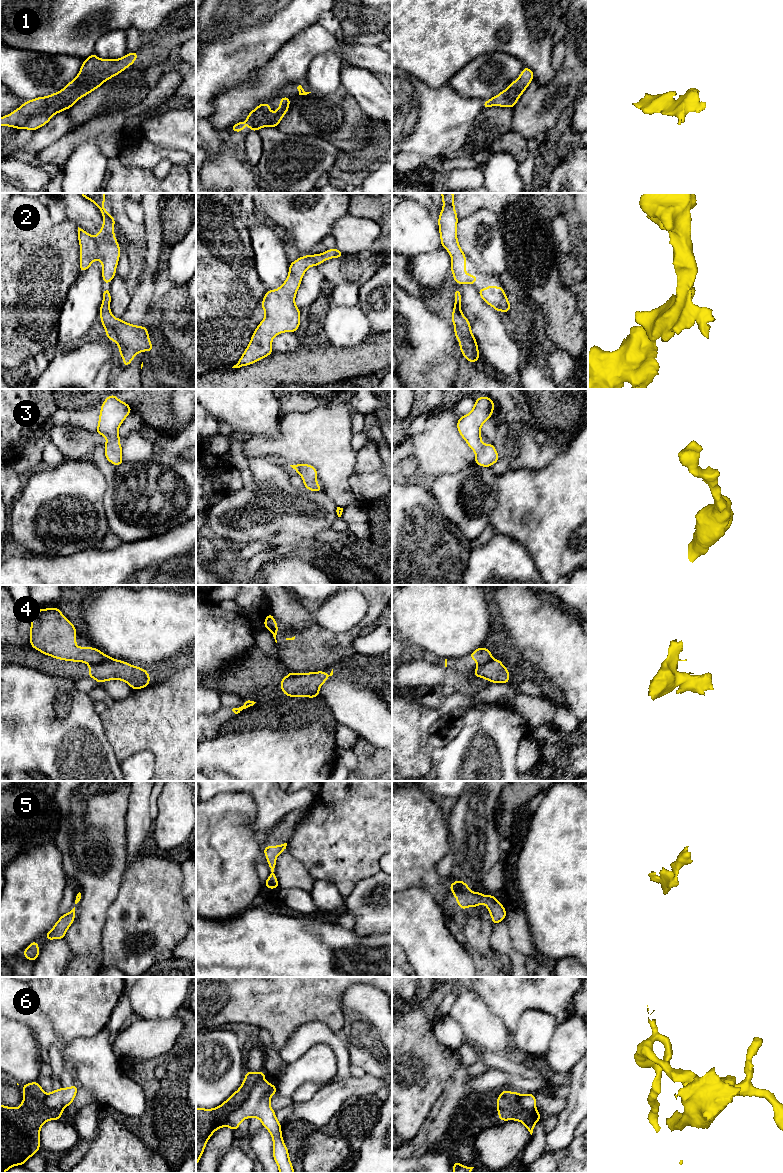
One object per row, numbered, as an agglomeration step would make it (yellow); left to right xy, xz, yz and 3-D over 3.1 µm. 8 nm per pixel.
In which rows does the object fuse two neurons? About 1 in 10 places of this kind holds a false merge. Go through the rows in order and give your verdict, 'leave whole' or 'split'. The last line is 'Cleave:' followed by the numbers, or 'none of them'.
1: leave whole
2: leave whole
3: leave whole
4: split
5: leave whole
6: split
Cleave: 4, 6

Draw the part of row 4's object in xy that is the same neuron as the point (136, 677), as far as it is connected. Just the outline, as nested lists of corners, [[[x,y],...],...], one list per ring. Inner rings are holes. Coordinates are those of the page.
[[[115,659],[98,664],[89,664],[89,678],[95,679],[99,684],[118,679],[128,683],[133,690],[145,688],[150,683],[148,671]]]

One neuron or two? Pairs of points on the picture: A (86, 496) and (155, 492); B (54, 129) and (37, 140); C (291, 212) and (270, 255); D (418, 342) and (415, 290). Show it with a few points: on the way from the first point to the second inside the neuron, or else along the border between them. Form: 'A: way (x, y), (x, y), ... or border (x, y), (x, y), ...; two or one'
A: border (102, 472), (106, 482), (103, 507), (107, 518); two
B: way (50, 133), (41, 139); one
C: border (272, 223), (280, 228); two
D: border (402, 288), (420, 298); two

